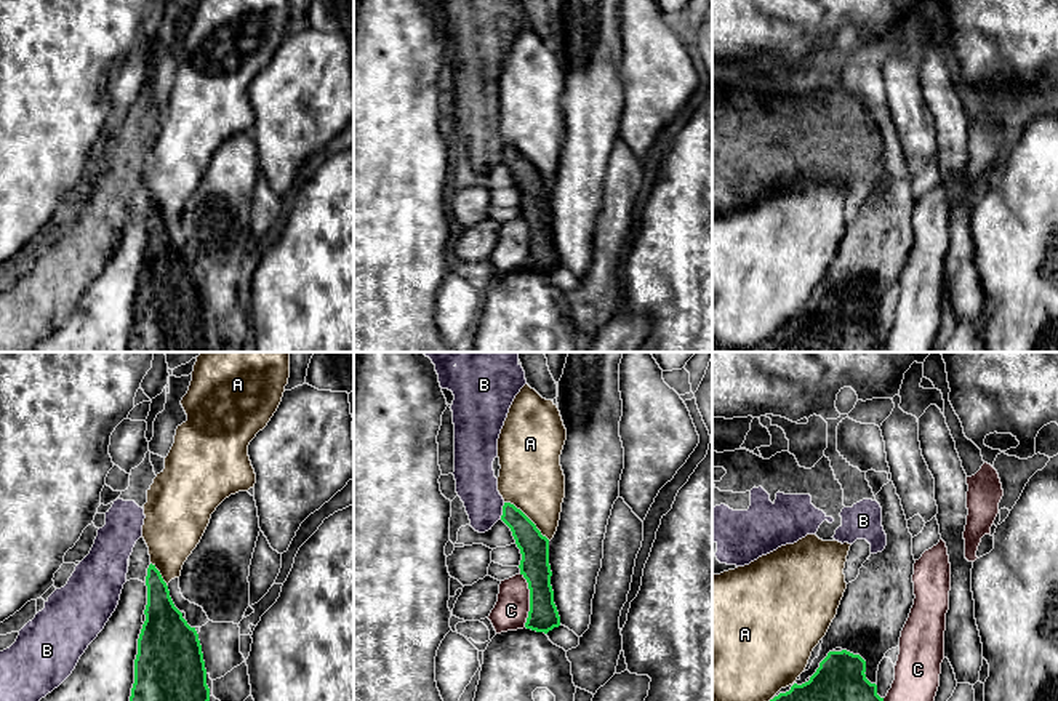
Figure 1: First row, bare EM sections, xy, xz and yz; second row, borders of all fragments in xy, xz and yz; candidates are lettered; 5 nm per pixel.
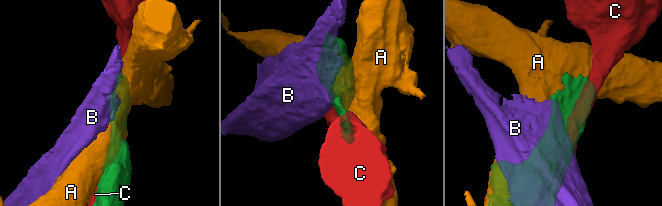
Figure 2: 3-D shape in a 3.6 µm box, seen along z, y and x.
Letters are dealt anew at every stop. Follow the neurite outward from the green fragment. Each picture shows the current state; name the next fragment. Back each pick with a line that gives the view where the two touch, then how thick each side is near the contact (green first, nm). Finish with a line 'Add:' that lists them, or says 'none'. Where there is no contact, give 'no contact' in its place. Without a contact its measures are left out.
Add: none

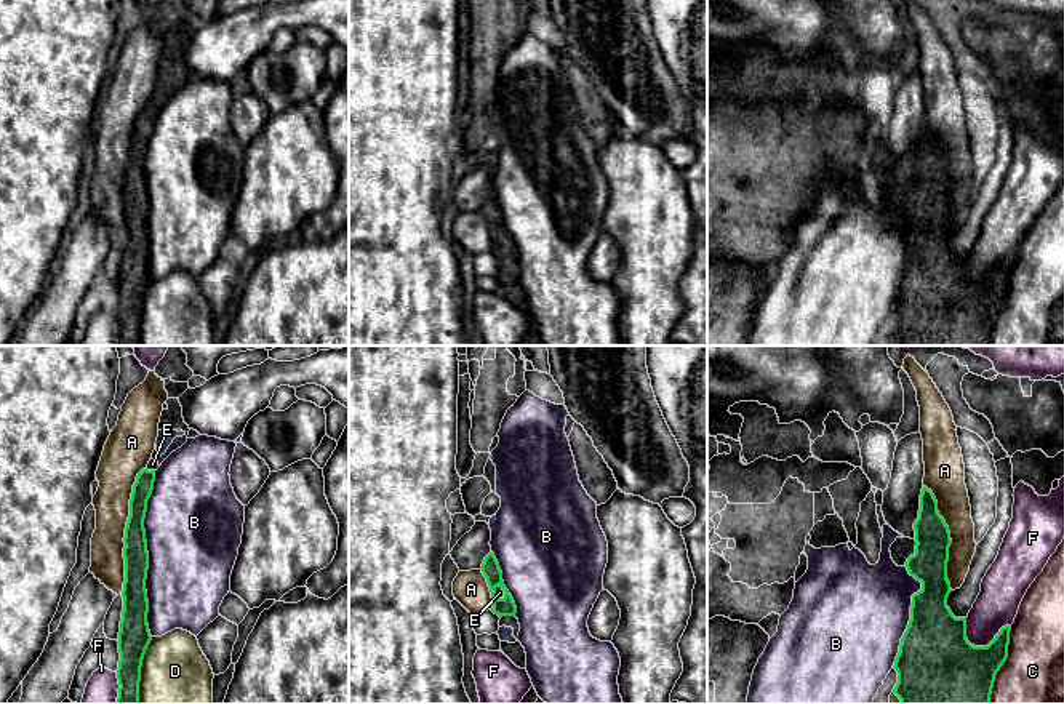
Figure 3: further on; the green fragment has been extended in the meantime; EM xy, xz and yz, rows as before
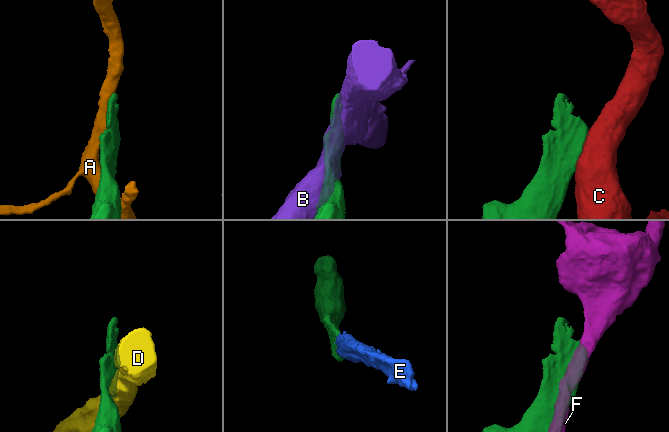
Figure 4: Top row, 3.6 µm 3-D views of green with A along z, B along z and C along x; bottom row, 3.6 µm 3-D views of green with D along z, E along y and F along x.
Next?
E: meets green in xz; 100 nm thick on the green side, 50 nm on the other
Add: E

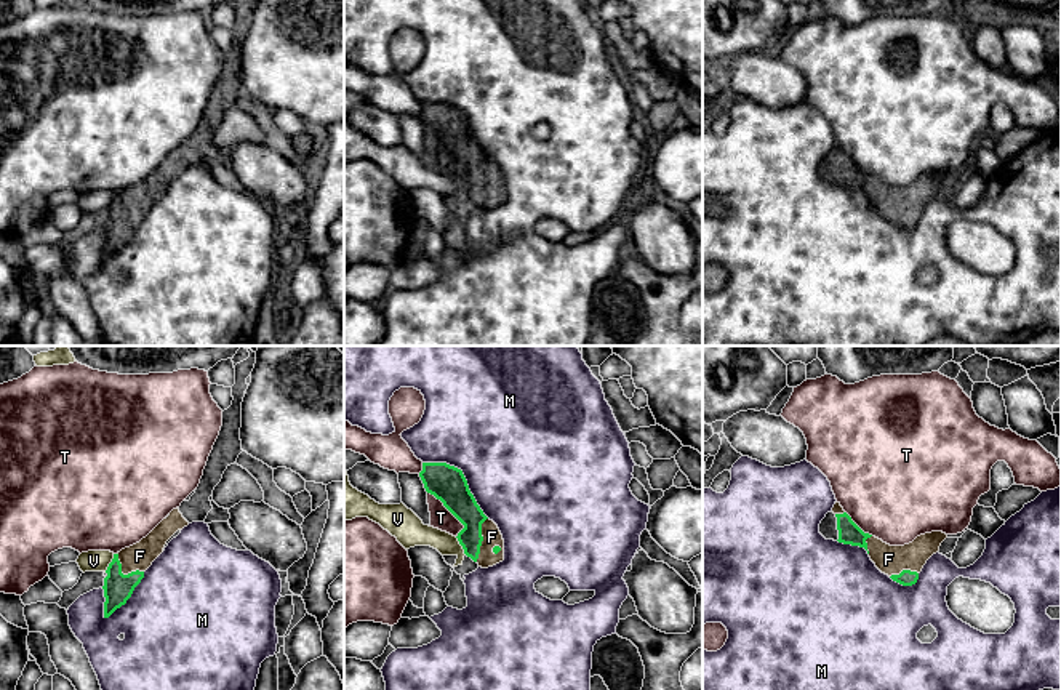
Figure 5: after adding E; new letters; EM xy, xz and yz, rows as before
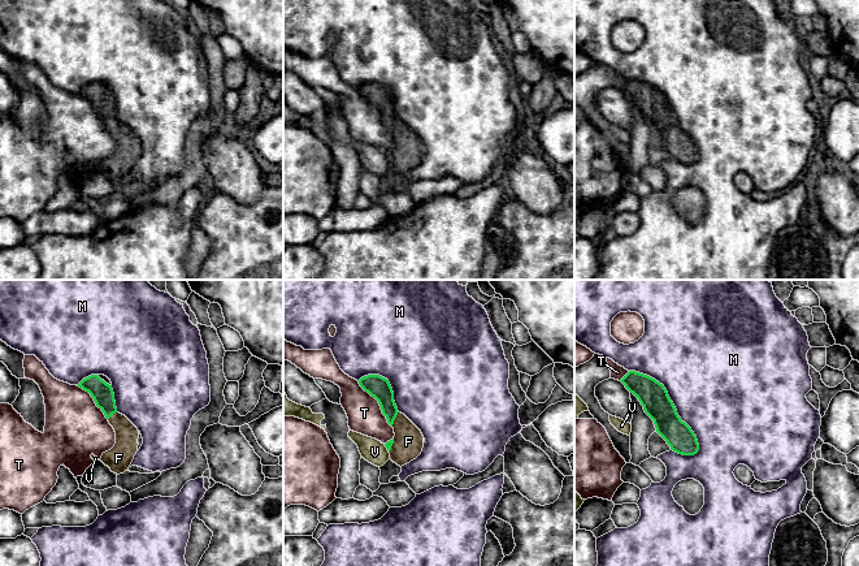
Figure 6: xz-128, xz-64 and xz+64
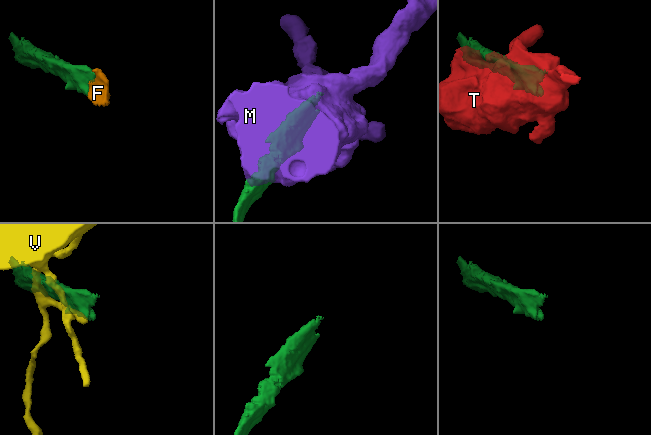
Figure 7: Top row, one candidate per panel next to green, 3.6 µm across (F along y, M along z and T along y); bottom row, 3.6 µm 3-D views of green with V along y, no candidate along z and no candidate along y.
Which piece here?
F: meets green in xz; 150 nm thick on the green side, 100 nm on the other
Add: F

